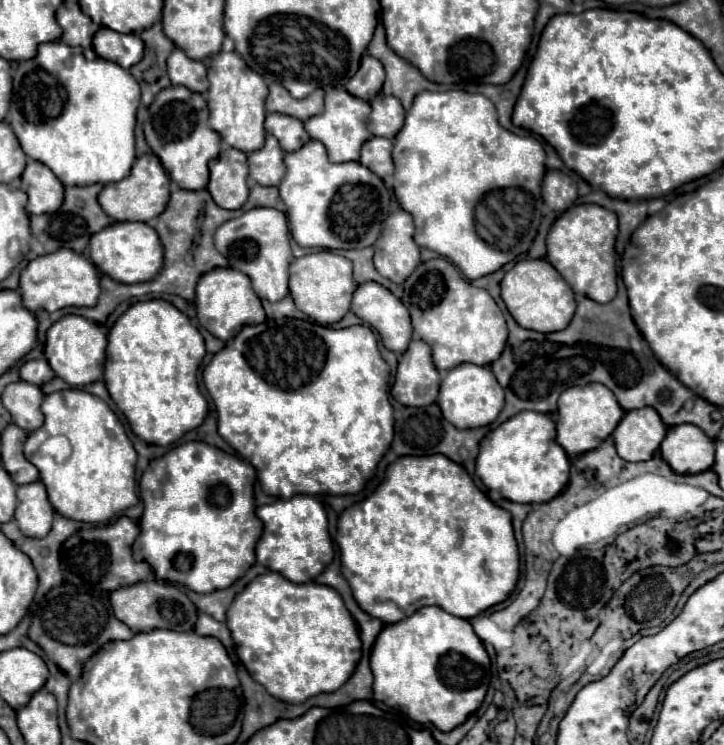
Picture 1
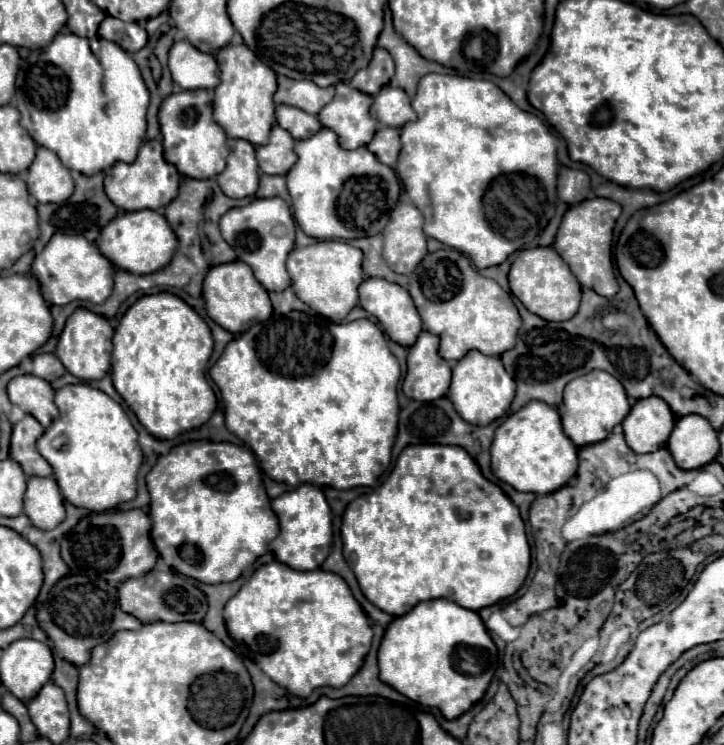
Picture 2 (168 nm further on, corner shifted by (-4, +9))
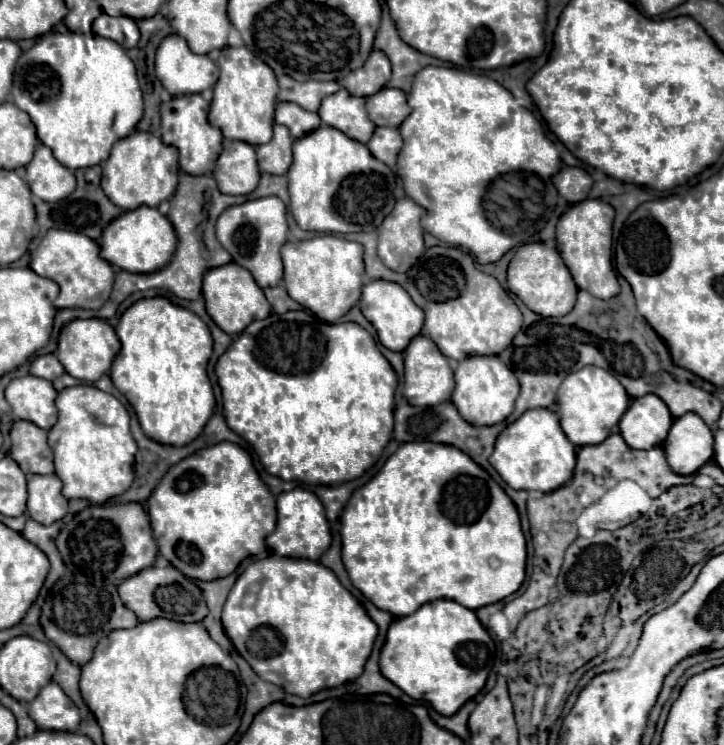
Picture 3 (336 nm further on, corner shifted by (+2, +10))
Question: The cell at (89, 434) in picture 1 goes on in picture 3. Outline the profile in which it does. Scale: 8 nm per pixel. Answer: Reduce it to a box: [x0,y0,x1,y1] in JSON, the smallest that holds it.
[48,384,138,504]

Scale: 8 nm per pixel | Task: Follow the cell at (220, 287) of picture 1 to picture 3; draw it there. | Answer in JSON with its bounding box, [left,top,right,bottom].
[202,262,270,334]

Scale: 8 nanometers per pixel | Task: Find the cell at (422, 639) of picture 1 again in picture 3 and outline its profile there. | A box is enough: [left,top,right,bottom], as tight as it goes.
[380,600,494,716]

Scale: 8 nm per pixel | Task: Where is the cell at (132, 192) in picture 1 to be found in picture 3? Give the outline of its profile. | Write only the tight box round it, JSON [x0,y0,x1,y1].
[102,132,178,210]

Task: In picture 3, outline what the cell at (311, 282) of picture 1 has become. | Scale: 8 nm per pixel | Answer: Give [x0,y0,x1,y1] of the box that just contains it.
[280,234,364,322]

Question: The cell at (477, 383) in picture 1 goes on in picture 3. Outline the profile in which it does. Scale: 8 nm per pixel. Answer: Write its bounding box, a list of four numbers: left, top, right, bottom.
[452,356,520,426]

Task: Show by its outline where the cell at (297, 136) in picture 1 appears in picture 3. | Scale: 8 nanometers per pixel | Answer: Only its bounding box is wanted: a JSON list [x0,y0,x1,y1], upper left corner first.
[276,104,320,138]

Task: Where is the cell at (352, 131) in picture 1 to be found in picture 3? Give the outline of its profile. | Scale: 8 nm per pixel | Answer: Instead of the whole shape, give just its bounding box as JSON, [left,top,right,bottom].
[318,88,376,144]

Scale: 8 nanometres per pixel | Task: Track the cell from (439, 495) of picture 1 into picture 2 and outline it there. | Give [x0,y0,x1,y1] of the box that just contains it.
[340,445,530,617]

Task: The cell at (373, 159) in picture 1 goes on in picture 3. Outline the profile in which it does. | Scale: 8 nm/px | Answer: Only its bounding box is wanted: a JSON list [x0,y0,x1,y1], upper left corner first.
[366,128,402,166]

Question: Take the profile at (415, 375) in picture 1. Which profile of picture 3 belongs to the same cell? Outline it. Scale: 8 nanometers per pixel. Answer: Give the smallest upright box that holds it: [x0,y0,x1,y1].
[402,334,454,406]

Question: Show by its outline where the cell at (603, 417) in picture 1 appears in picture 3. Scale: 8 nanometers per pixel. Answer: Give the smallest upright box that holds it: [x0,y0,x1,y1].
[556,366,630,446]

